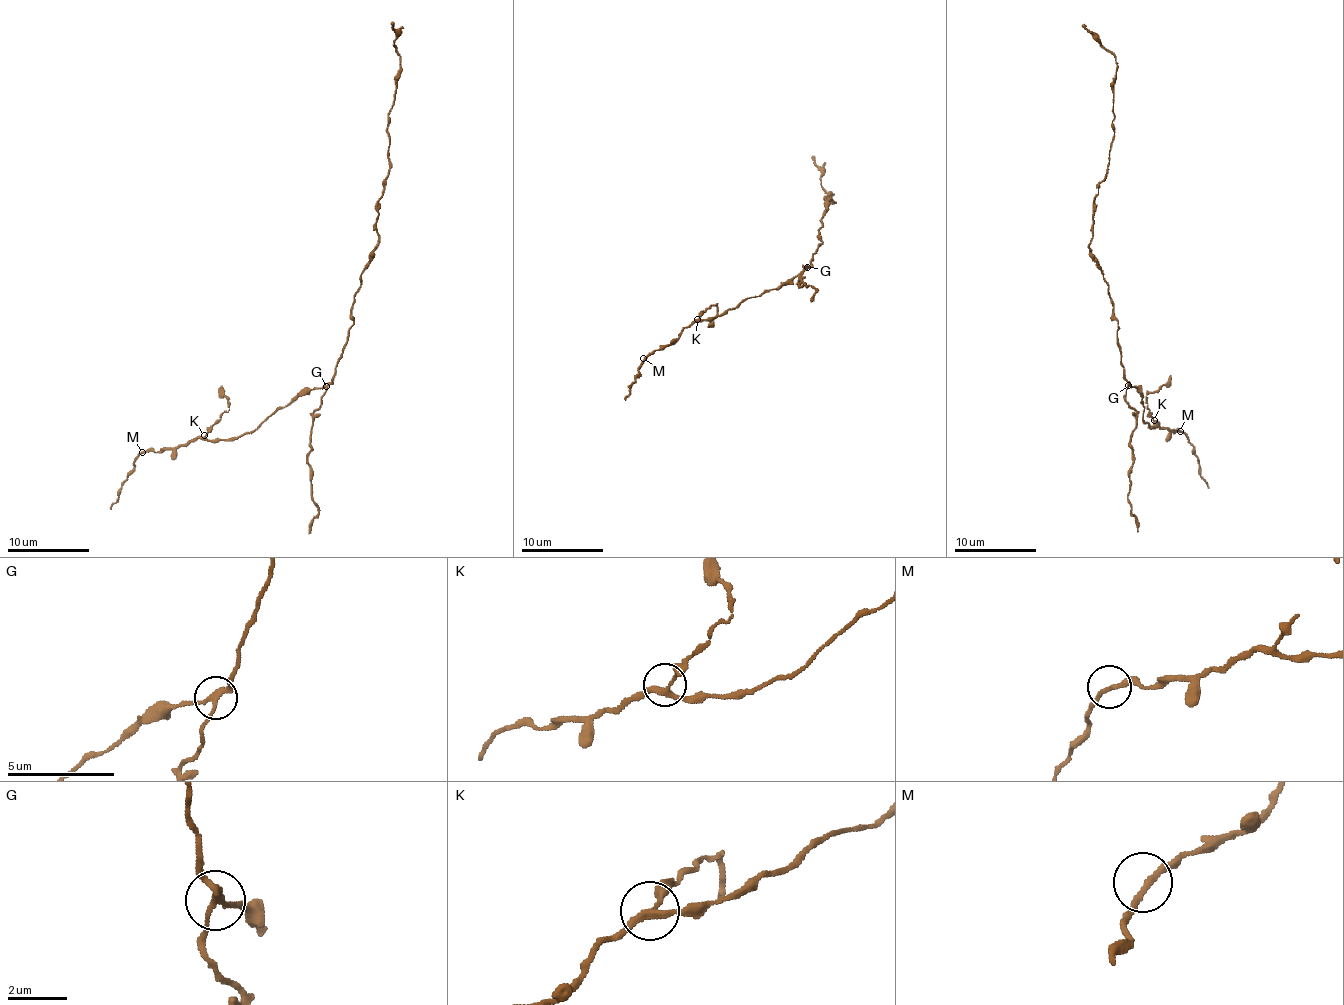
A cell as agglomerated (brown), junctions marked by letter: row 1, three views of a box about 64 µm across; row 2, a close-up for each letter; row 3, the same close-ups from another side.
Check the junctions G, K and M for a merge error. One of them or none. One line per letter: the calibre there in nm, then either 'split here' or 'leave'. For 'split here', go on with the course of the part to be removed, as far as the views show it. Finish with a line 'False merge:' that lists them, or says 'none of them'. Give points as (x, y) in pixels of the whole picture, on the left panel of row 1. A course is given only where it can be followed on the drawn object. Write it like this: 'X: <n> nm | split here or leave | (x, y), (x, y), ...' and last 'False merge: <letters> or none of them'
G: 180 nm | split here | (327, 387), (311, 422), (308, 457), (310, 496), (318, 516), (311, 521), (309, 533)
K: 220 nm | leave
M: 200 nm | leave
False merge: G

